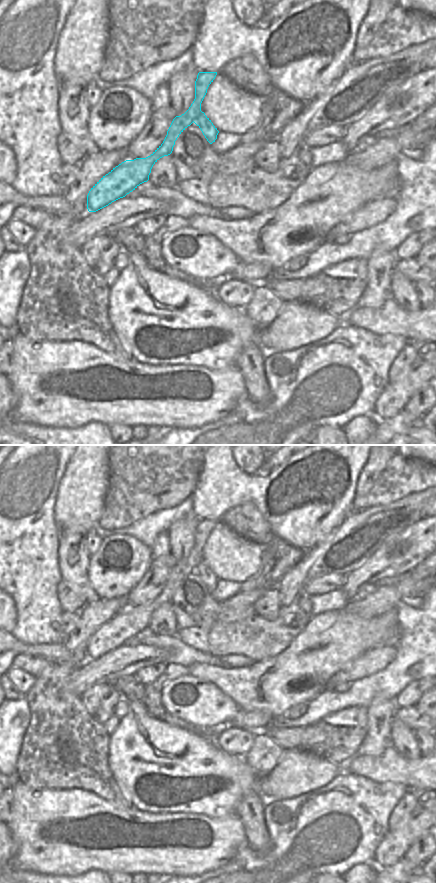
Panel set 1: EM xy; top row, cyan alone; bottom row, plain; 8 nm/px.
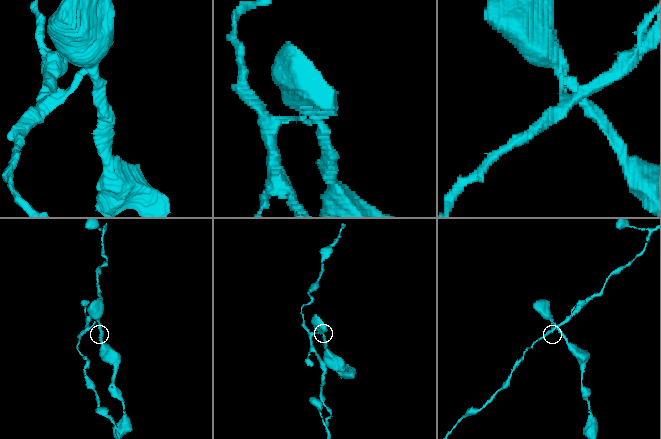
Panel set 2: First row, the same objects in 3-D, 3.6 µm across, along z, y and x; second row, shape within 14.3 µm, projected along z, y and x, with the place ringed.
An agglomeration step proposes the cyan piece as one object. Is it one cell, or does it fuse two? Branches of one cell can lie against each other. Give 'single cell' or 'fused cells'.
fused cells

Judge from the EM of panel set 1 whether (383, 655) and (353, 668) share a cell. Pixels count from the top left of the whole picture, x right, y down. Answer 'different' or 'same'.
same

